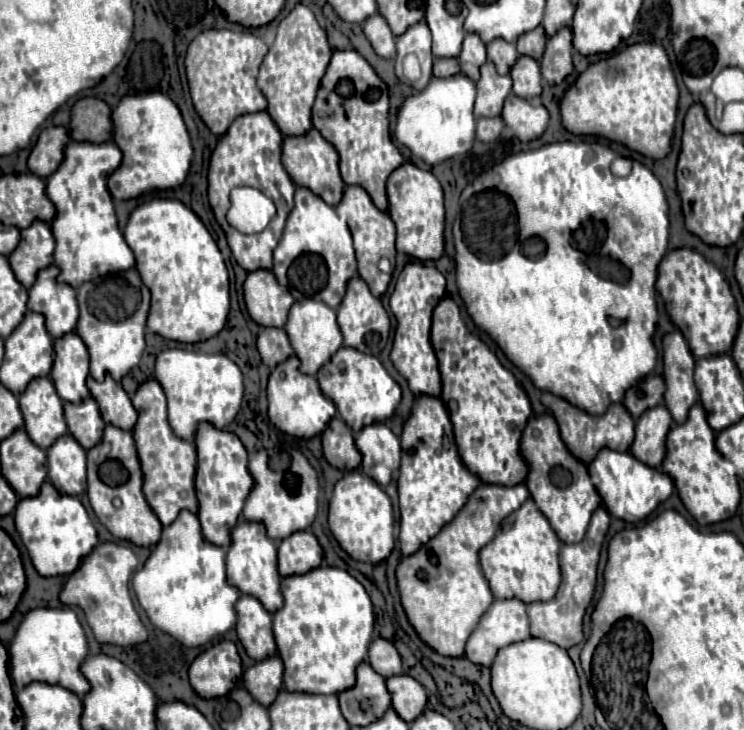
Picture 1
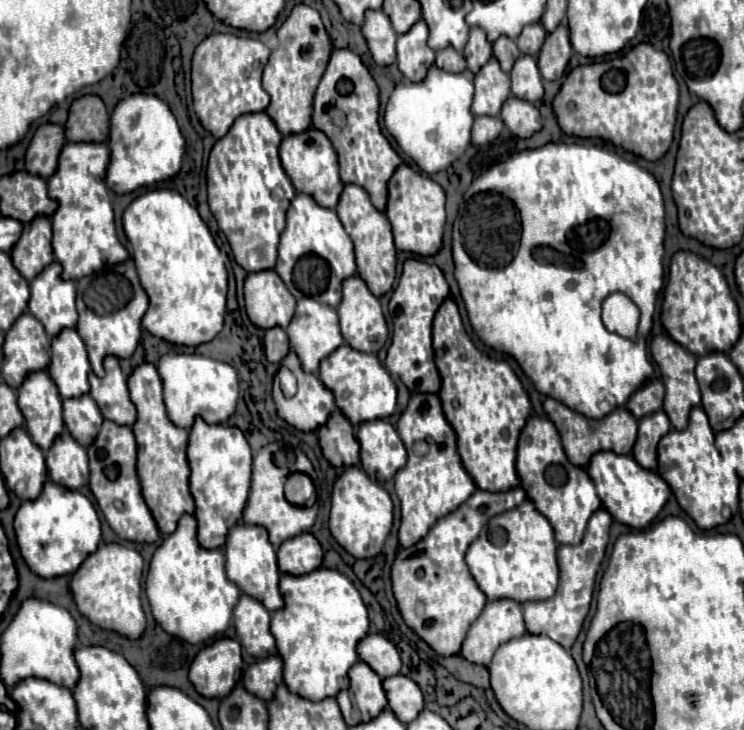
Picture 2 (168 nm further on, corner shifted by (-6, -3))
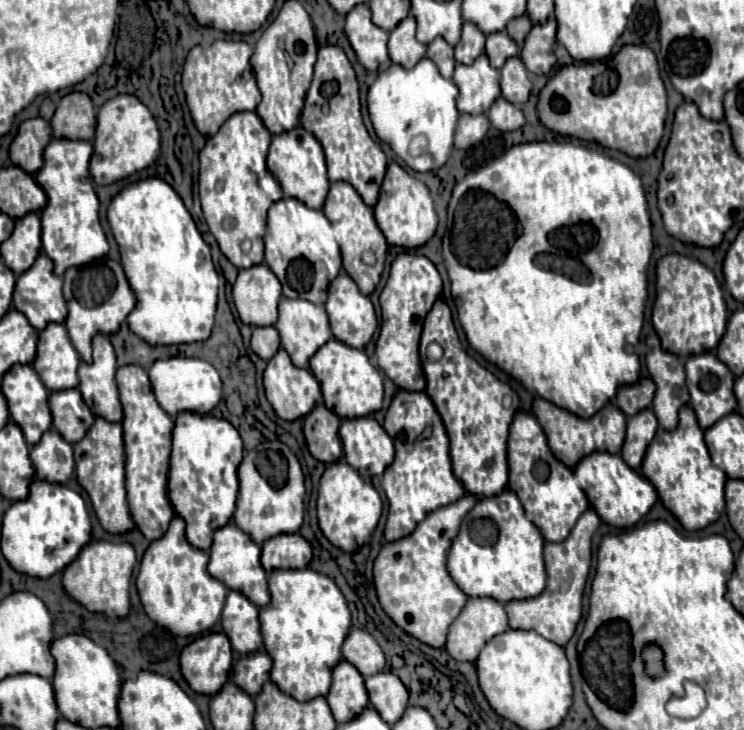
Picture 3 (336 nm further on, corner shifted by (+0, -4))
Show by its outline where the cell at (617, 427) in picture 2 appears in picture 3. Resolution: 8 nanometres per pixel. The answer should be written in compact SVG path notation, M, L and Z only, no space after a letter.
M542 397L534 399L532 411L546 433L546 439L548 439L548 445L550 445L554 457L558 457L558 461L562 461L568 467L574 467L582 457L590 455L594 449L606 451L606 453L620 453L620 449L622 449L624 435L626 435L626 415L614 403L606 403L602 407L602 411L598 411L590 419L580 419L578 415L574 415L566 409L560 409Z

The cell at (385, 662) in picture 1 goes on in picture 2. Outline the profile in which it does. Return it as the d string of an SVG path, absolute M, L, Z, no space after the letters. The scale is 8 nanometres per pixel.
M368 634L364 640L360 640L358 652L360 660L364 660L380 678L396 676L402 668L402 660L396 646L382 634Z

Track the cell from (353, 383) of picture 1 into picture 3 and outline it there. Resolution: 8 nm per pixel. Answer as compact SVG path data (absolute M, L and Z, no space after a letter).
M330 339L310 357L310 369L320 381L322 399L324 399L326 409L336 413L340 419L366 417L382 409L382 395L384 395L382 377L372 367L364 351L354 349L338 339Z

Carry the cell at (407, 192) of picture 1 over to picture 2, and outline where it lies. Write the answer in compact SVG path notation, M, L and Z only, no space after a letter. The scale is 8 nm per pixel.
M406 164L394 172L388 184L388 208L386 216L394 230L394 244L398 250L414 252L420 256L434 256L442 246L442 232L446 222L446 194L438 182L422 176Z

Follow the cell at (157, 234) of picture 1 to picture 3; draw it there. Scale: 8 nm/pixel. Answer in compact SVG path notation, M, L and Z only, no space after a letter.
M148 177L124 187L108 205L108 223L120 249L120 261L130 287L136 293L136 307L128 315L128 327L148 345L178 345L206 341L210 337L216 313L219 277L214 269L210 247L204 243L192 215L184 207L178 193L162 179Z

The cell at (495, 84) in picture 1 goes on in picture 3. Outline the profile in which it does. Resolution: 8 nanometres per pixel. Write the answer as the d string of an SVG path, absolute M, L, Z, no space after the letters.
M484 53L470 65L458 63L452 79L458 85L456 105L460 113L488 113L490 105L500 97L500 71L490 67Z

